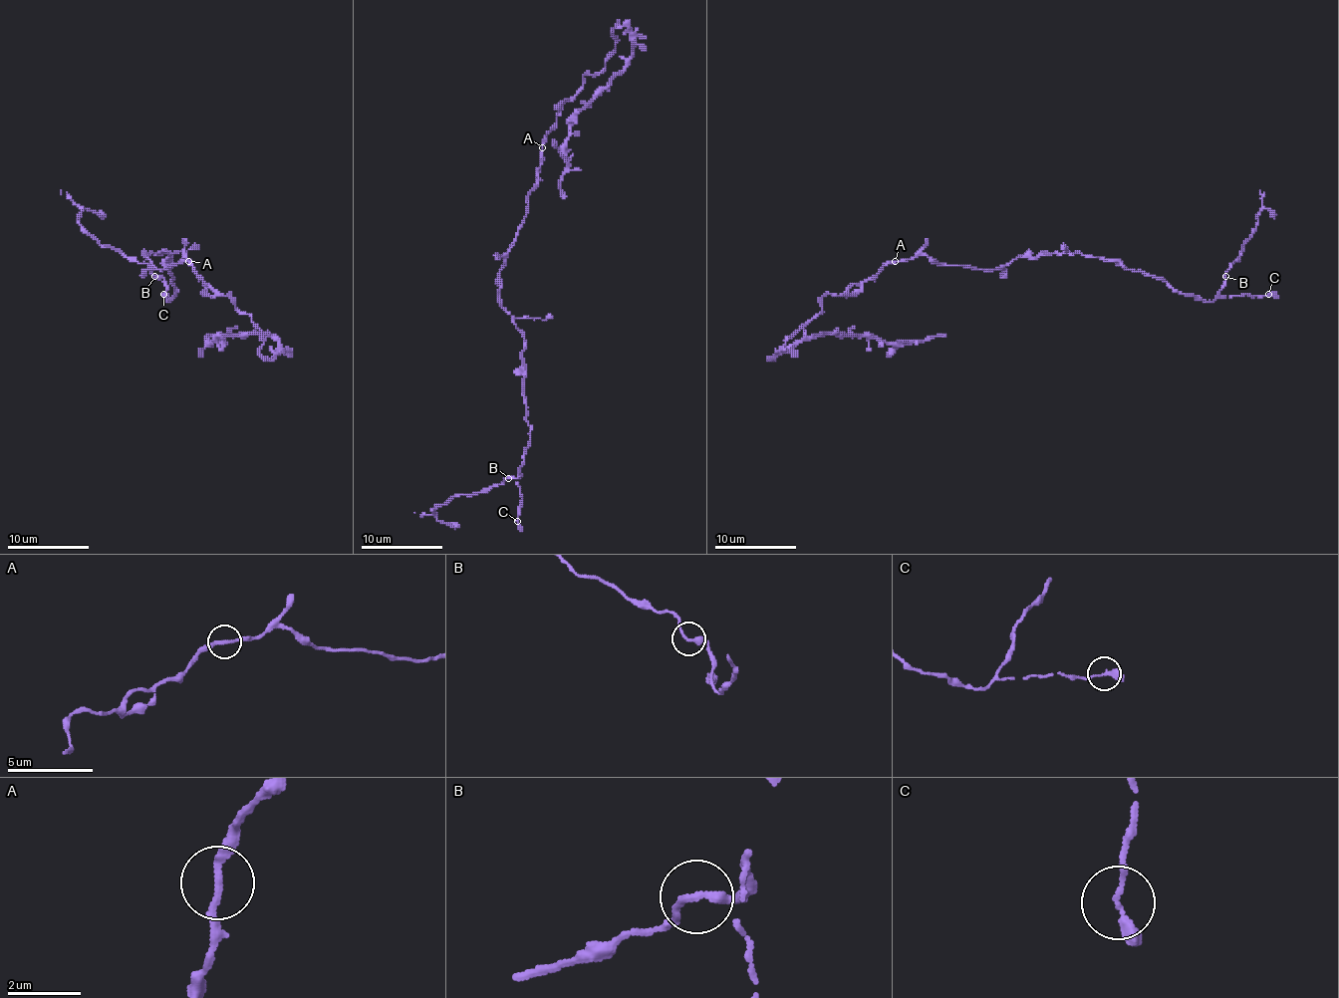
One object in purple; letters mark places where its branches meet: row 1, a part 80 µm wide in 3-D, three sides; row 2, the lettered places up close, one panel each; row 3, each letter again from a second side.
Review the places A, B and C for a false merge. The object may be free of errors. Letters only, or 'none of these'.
none of these

